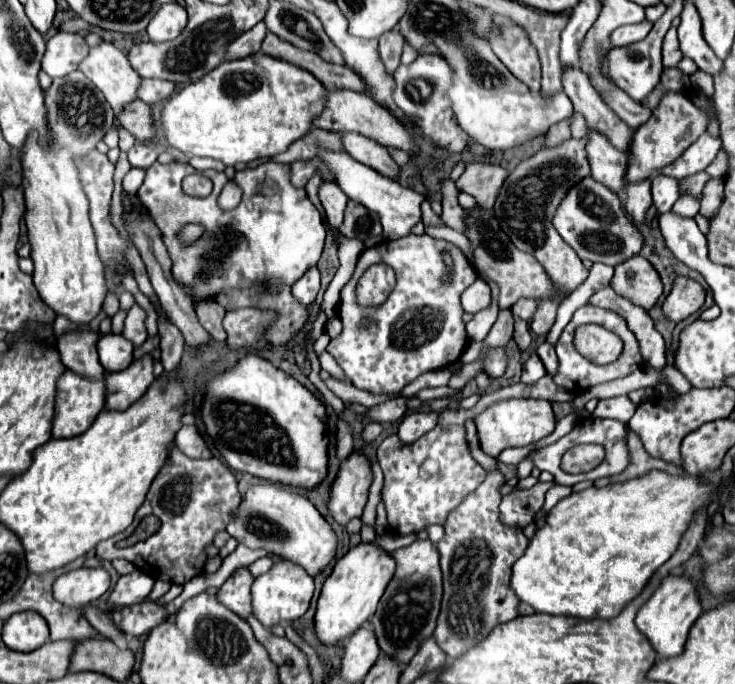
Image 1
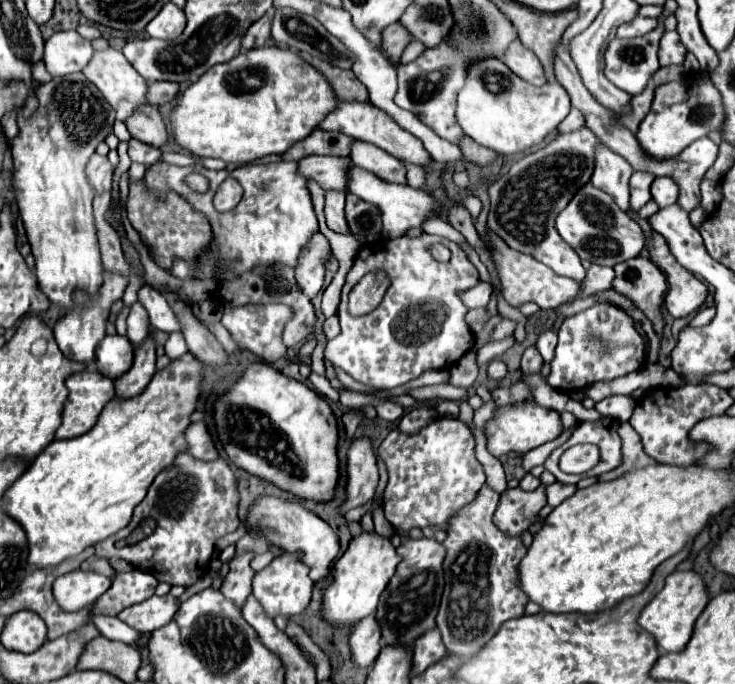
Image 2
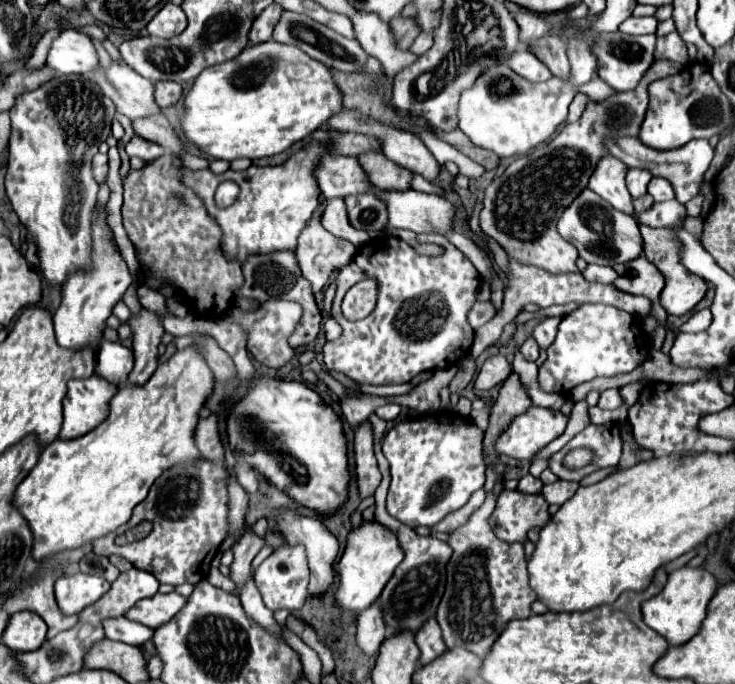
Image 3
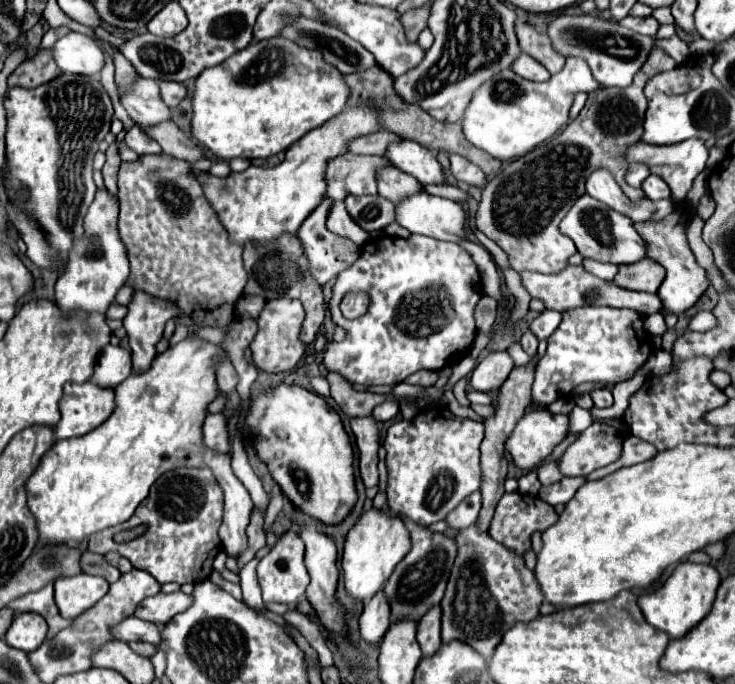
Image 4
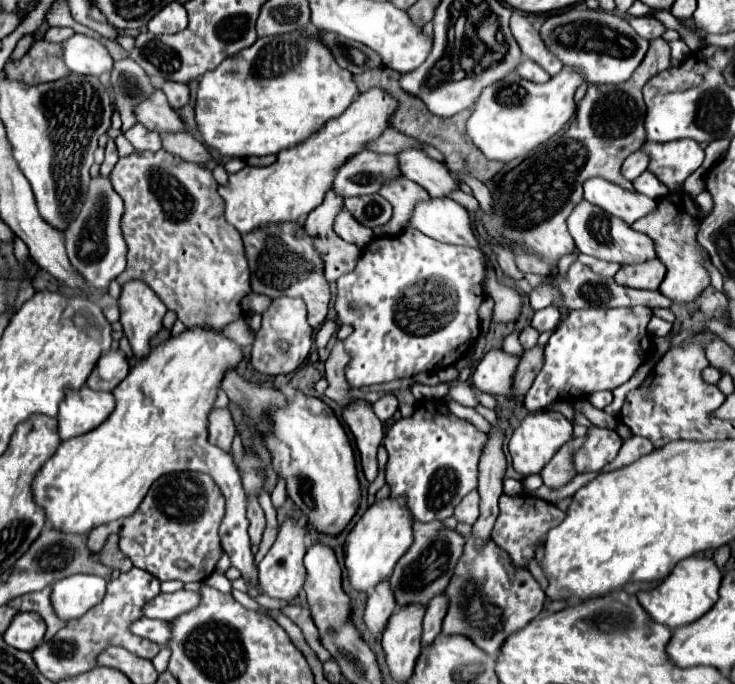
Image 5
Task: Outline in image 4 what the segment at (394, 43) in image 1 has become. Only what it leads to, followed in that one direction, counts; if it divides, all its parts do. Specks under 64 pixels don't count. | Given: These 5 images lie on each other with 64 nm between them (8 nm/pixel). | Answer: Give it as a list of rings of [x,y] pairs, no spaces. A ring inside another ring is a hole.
[[[414,8],[414,10],[408,10],[406,14],[402,14],[402,24],[404,24],[410,40],[416,40],[418,34],[426,28],[428,16],[430,16],[428,8]]]

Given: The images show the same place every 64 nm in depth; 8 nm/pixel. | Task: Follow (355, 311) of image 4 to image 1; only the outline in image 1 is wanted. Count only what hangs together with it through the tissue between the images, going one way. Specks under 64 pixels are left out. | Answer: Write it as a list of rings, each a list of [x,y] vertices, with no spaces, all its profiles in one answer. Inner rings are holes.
[[[378,264],[370,266],[356,286],[356,302],[358,306],[380,306],[388,294],[396,286],[396,276],[392,274],[392,268]]]

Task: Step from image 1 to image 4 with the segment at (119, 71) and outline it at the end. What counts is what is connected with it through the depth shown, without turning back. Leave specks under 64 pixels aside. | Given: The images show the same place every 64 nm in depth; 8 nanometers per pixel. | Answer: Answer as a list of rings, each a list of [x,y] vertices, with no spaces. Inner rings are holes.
[[[140,78],[126,92],[120,90],[120,102],[140,126],[156,126],[170,120],[170,108],[160,100],[160,88],[154,80]]]

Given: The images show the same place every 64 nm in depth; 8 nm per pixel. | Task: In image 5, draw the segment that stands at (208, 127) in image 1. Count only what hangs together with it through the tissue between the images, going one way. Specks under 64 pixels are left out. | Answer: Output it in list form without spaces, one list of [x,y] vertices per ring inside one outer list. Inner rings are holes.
[[[300,32],[264,36],[250,48],[224,60],[216,70],[206,72],[196,92],[196,122],[208,146],[214,146],[224,156],[248,158],[278,154],[280,150],[294,148],[308,140],[312,132],[318,132],[328,120],[340,116],[352,100],[358,96],[358,88],[352,74],[332,60],[332,52],[320,44],[320,40],[304,40]]]

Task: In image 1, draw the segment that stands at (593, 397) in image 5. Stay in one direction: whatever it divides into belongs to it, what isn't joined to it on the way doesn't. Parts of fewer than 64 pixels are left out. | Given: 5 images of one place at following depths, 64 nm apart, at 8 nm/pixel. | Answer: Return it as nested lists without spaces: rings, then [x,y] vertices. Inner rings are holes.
[[[618,396],[618,398],[600,400],[594,410],[594,416],[596,418],[614,418],[614,420],[628,424],[634,410],[636,410],[636,404],[628,396]]]

